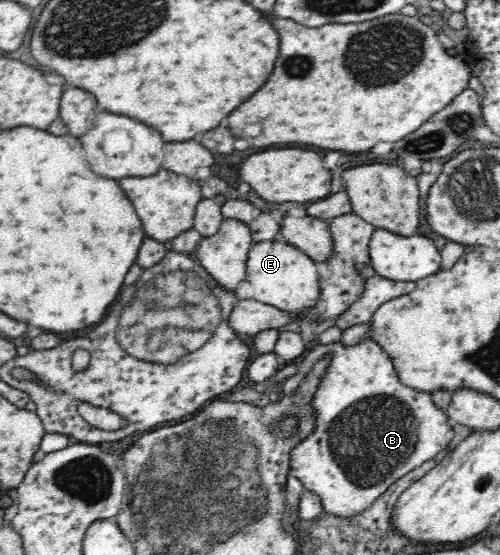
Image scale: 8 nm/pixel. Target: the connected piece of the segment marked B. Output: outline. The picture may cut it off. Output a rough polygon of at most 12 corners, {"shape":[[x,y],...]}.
{"shape":[[366,334],[332,359],[288,475],[355,518],[447,448],[431,393]]}

